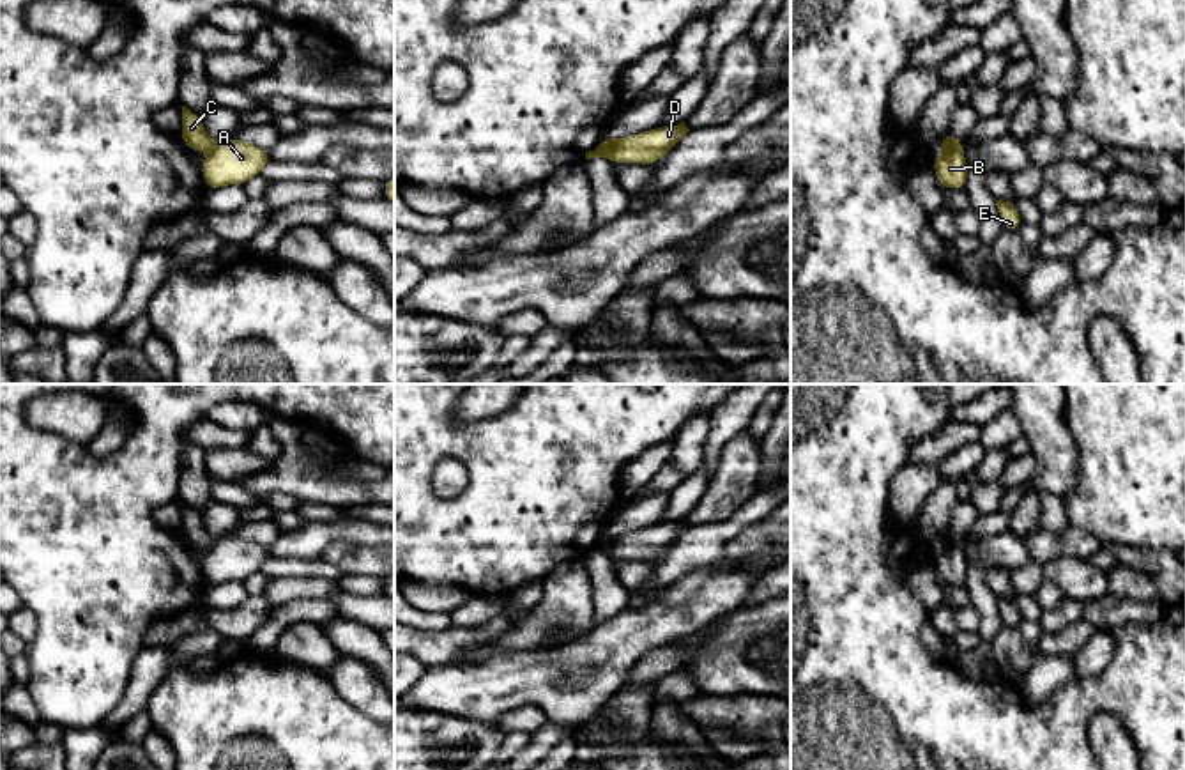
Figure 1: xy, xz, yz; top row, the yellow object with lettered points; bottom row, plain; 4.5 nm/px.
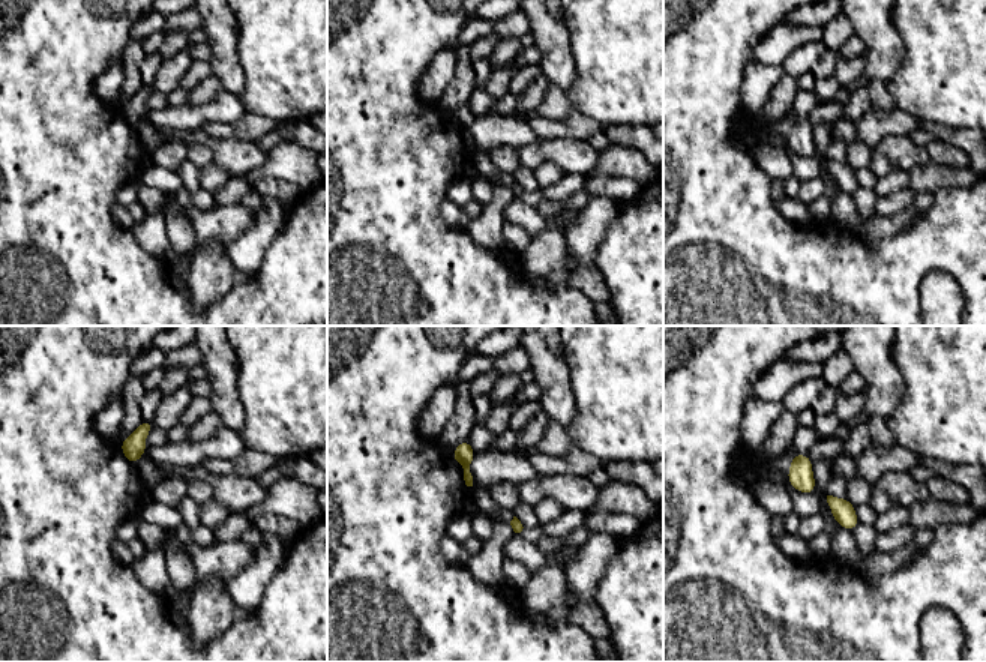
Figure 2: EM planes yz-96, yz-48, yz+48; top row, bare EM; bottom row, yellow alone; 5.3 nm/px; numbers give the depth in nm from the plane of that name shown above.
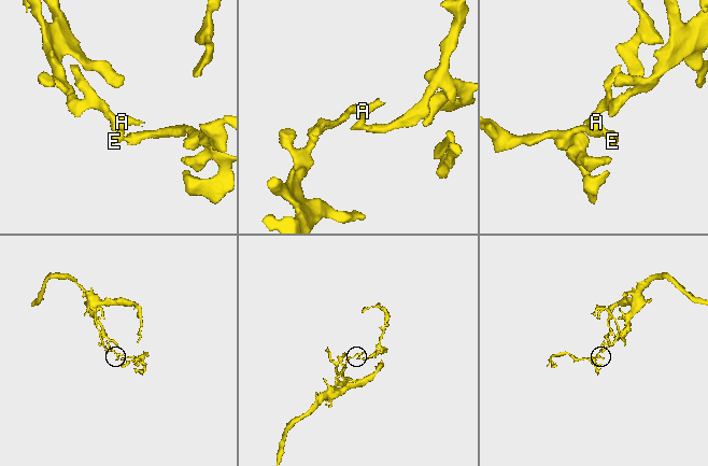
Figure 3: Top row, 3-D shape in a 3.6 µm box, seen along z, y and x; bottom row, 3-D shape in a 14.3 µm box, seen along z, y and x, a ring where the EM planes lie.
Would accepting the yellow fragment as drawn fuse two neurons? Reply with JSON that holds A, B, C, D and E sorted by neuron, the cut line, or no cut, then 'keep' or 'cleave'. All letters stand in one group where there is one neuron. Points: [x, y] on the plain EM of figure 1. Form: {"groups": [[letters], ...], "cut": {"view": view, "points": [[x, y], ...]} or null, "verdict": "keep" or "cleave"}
{"groups": [["A", "B", "D", "E"], ["C"]], "cut": {"view": "yz", "points": [[961, 538], [941, 547]]}, "verdict": "cleave"}

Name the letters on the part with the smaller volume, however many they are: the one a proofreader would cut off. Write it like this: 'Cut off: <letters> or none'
Cut off: A, B, D, E

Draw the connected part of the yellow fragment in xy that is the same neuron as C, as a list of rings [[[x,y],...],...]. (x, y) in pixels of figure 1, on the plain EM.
[[[182,503],[182,524],[179,533],[189,547],[210,547],[216,538],[207,531],[198,510]]]

